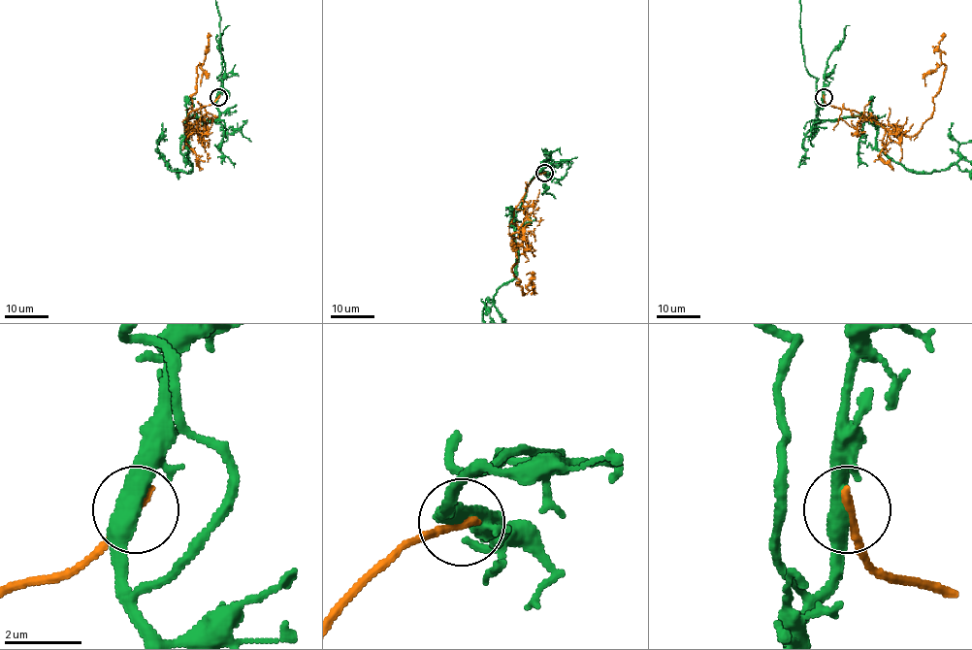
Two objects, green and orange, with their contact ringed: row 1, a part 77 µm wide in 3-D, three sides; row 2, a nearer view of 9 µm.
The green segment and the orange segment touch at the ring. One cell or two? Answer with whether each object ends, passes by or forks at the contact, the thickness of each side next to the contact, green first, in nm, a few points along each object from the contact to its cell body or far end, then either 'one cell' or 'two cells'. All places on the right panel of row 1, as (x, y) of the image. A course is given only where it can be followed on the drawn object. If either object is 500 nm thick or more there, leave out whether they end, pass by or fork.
green passes by | orange ends | 480/240 nm | green via (823, 98), (819, 107), (817, 78), (804, 65), (800, 1) | orange via (823, 98), (827, 104), (857, 111), (913, 137), (931, 116), (945, 65), (923, 75), (925, 85) | two cells

